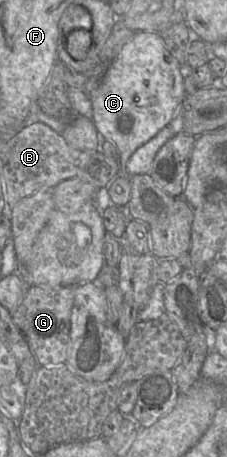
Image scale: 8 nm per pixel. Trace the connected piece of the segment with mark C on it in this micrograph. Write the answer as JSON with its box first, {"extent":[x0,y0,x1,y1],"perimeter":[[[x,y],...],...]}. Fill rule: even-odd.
{"extent":[91,32,186,171],"perimeter":[[[135,32],[122,47],[107,70],[102,82],[91,95],[93,124],[97,131],[113,142],[119,152],[121,171],[131,155],[169,126],[186,98],[185,70],[167,50],[158,33]]]}

